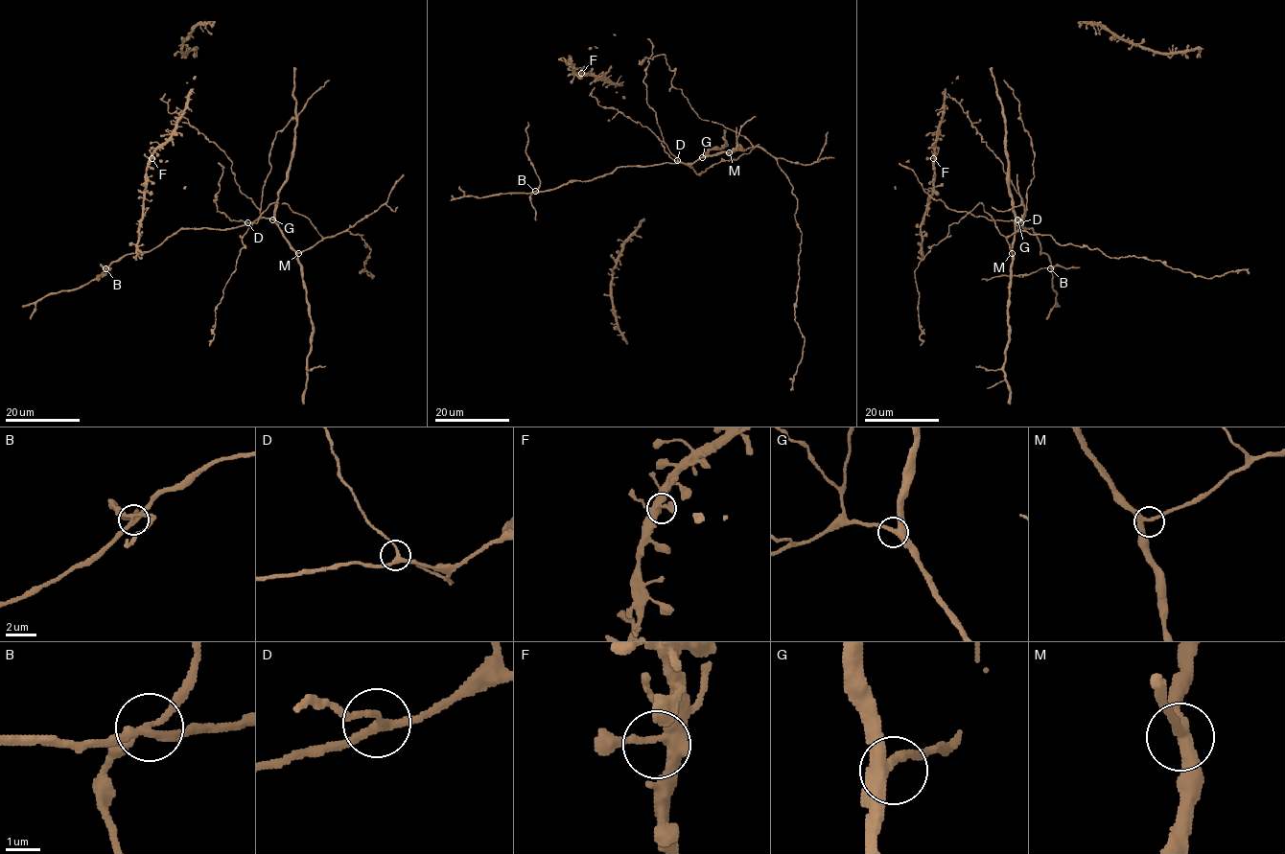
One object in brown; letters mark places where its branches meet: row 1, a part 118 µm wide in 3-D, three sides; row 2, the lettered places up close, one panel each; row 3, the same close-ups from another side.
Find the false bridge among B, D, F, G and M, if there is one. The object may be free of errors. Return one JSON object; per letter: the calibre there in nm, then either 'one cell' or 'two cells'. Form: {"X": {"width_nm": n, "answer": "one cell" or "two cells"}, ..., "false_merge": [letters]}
{"B": {"width_nm": 240, "answer": "two cells"}, "D": {"width_nm": 240, "answer": "one cell"}, "F": {"width_nm": 280, "answer": "one cell"}, "G": {"width_nm": 320, "answer": "one cell"}, "M": {"width_nm": 280, "answer": "one cell"}, "false_merge": ["B"]}

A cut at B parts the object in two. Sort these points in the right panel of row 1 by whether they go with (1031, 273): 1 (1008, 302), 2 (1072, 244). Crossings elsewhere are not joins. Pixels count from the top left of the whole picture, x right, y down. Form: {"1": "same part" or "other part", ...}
{"1": "other part", "2": "other part"}

